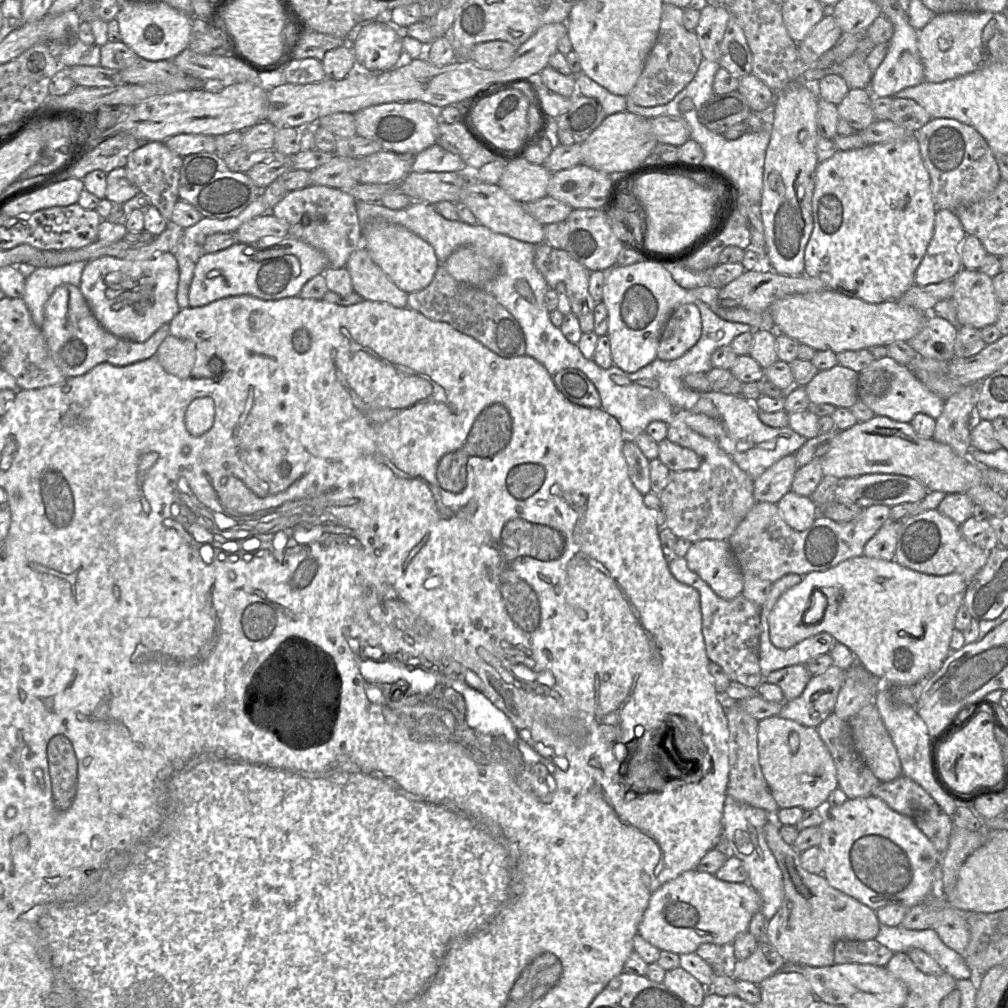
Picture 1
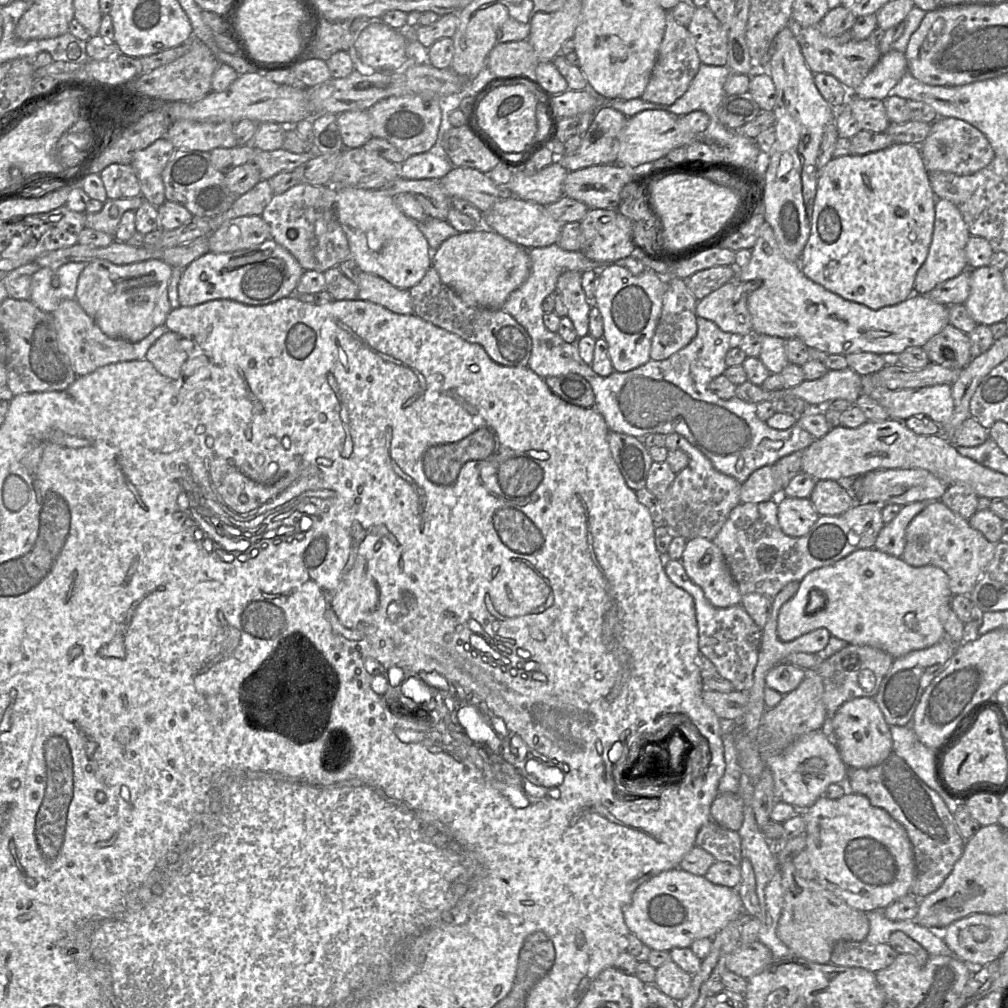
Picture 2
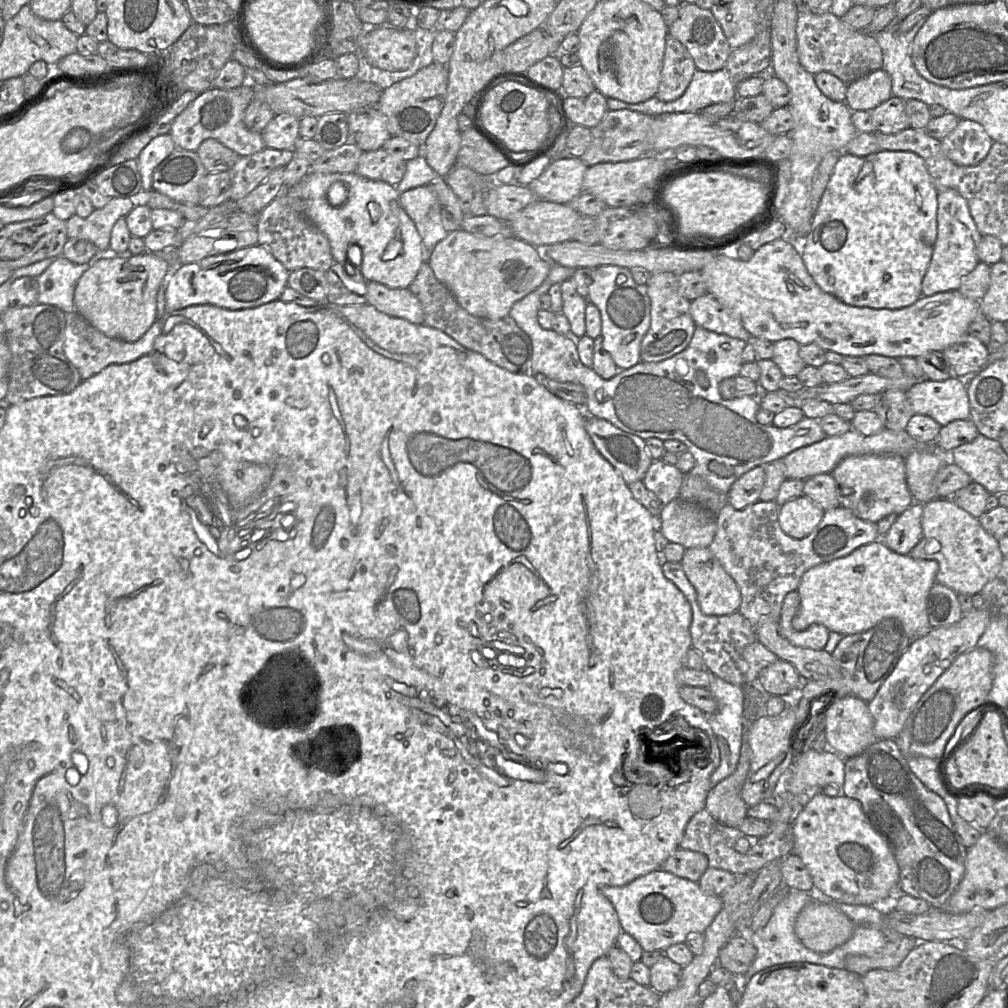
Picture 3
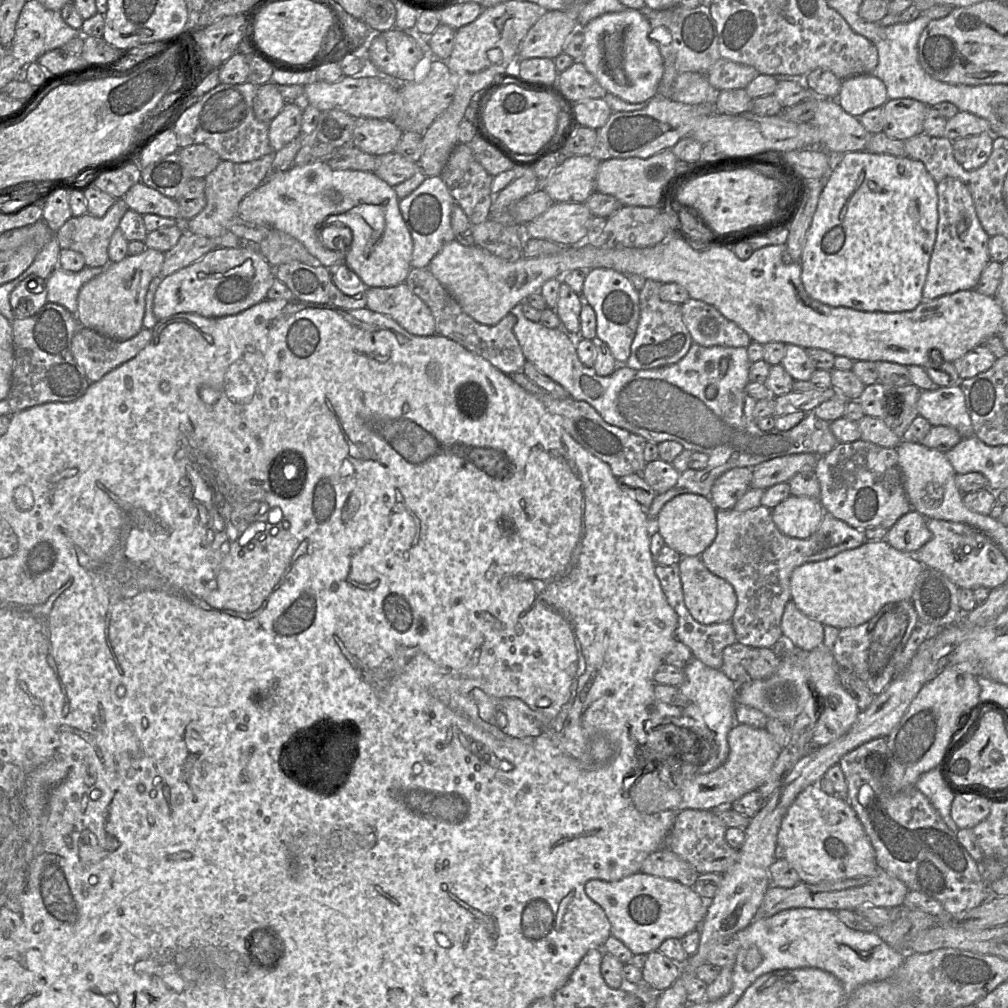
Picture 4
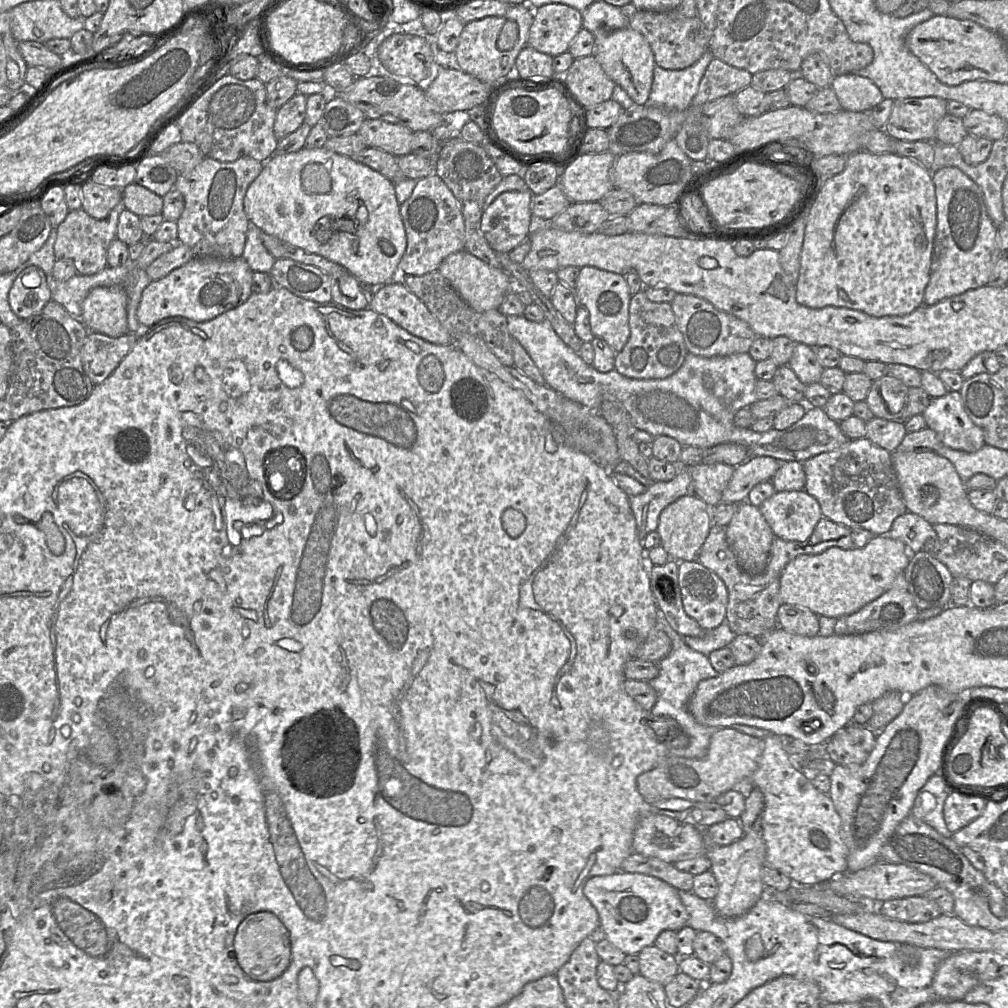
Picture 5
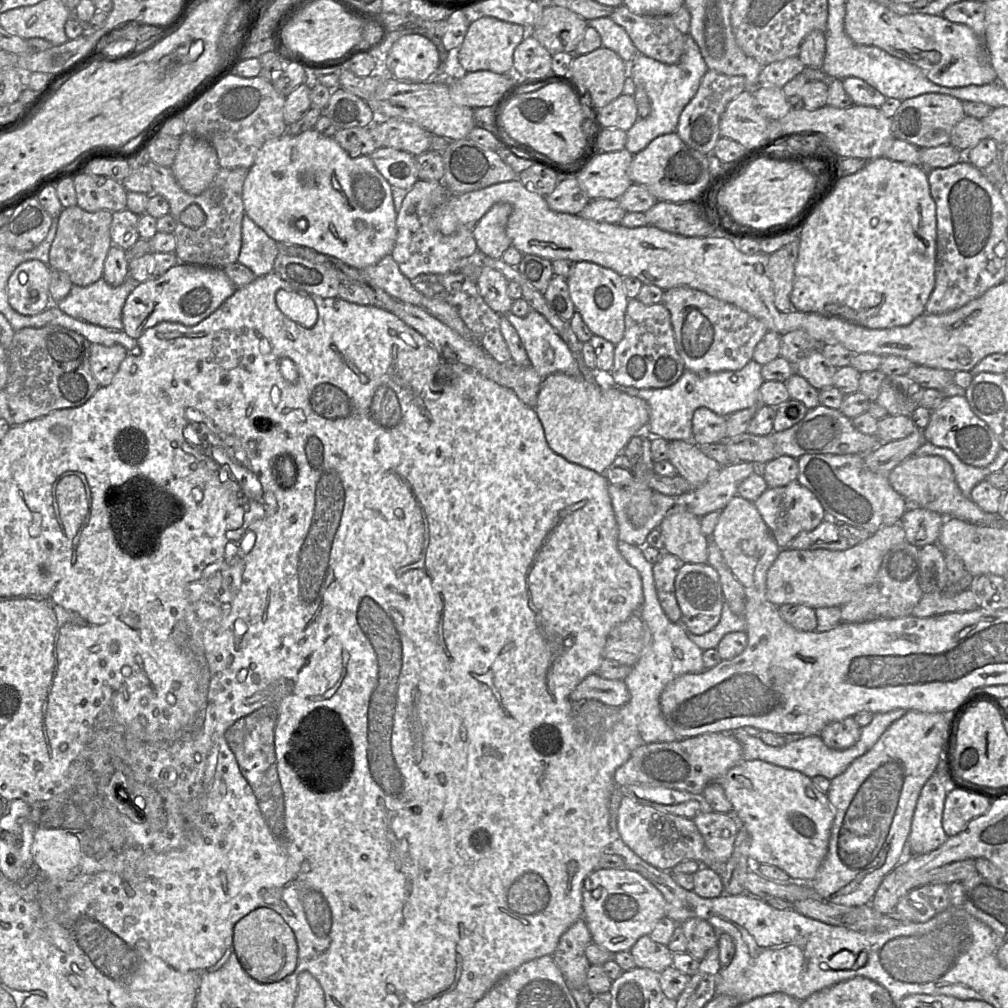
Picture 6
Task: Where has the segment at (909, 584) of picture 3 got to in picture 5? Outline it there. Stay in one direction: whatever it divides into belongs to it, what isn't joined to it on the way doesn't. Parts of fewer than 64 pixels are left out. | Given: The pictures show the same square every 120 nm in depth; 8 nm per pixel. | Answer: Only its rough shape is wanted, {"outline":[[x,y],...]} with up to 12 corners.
{"outline":[[875,535],[791,560],[783,603],[840,618],[885,593],[906,545]]}

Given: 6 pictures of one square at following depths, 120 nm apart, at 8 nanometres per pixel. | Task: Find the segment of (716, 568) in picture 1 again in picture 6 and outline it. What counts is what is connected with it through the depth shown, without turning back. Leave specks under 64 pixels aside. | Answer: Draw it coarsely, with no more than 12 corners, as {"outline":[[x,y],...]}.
{"outline":[[682,564],[675,595],[688,633],[718,624],[724,596],[709,564]]}

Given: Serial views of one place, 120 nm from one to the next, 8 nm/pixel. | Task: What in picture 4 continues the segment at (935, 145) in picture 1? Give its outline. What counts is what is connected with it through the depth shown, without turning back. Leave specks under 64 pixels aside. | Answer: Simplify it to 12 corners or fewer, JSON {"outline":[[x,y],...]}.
{"outline":[[988,132],[953,141],[954,157],[966,170],[988,160]]}

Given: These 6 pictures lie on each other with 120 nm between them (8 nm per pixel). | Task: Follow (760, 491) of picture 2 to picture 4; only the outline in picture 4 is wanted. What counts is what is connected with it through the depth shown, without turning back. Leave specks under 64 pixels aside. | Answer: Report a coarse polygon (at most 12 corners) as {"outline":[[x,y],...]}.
{"outline":[[752,468],[730,469],[715,481],[710,499],[733,509],[750,489]]}

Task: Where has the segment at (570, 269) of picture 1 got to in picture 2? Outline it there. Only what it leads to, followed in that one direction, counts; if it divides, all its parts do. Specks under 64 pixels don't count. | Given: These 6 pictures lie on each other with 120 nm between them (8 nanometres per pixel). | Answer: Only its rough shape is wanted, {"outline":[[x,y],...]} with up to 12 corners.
{"outline":[[566,271],[556,285],[578,338],[588,335],[591,302],[581,275]]}

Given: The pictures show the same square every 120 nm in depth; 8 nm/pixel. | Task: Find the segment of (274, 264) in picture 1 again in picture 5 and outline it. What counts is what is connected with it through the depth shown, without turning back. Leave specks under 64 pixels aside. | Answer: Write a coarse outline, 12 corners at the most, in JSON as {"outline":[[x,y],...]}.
{"outline":[[194,257],[143,290],[137,319],[205,322],[253,294],[240,258]]}

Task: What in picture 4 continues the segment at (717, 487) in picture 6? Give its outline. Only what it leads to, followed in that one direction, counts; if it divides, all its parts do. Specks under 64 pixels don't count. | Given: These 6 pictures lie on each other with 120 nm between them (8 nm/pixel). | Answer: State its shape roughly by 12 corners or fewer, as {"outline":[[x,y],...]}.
{"outline":[[799,453],[752,468],[750,488],[766,490],[814,470],[820,457]]}

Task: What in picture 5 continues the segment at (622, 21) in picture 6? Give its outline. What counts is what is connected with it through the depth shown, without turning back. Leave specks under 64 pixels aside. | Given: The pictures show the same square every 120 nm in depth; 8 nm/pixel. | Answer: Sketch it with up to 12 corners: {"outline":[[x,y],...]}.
{"outline":[[639,10],[628,26],[646,39],[655,63],[693,65],[713,32],[698,16]]}

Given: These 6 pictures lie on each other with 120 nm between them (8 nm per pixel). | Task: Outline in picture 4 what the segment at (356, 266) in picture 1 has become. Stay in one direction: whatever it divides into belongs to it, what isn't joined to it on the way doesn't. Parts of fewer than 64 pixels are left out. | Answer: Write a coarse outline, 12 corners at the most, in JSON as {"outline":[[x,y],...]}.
{"outline":[[405,282],[369,287],[368,309],[410,334],[437,334],[430,308]]}

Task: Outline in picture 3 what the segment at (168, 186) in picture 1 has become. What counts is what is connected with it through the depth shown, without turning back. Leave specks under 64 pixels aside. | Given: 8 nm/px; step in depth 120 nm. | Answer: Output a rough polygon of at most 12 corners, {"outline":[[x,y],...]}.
{"outline":[[170,135],[152,139],[136,159],[142,189],[151,191],[155,168],[176,145]]}

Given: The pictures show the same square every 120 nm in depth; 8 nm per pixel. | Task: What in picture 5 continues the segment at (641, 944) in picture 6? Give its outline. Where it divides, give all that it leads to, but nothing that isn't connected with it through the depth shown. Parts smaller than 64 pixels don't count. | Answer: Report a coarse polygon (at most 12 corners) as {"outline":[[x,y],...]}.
{"outline":[[641,950],[639,974],[661,985],[679,973],[679,955]]}

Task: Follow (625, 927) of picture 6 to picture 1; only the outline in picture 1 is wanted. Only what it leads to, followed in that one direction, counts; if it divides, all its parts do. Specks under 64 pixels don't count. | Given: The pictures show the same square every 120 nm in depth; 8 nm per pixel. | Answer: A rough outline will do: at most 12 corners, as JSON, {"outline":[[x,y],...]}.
{"outline":[[689,870],[651,895],[638,934],[679,955],[732,946],[761,911],[748,883]]}

